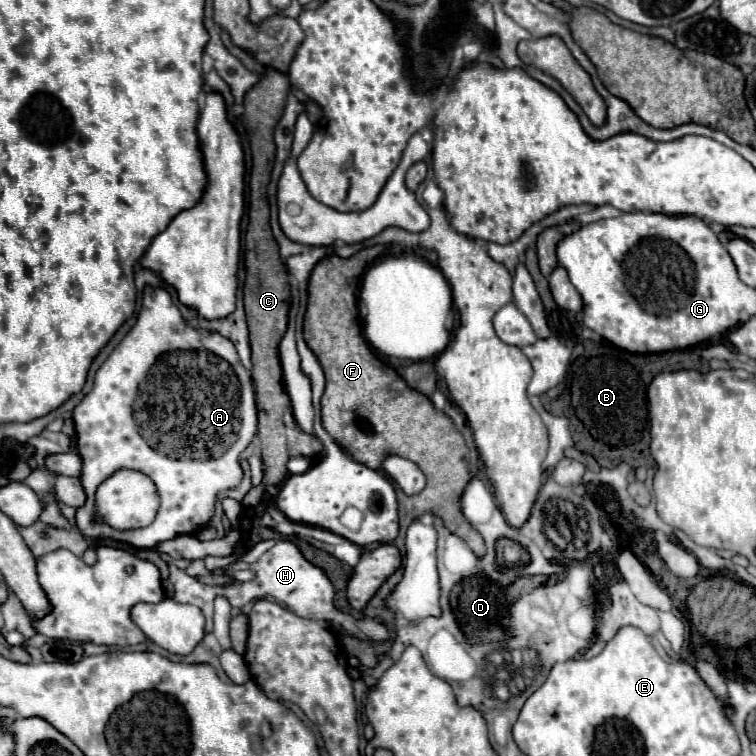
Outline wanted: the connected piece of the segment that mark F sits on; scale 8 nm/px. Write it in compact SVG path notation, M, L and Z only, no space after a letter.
M367 247L359 253L355 253L349 259L337 257L337 255L327 255L323 257L323 261L319 261L319 265L315 265L313 273L311 273L311 281L309 281L309 305L307 305L307 313L305 313L305 341L309 345L309 349L317 355L325 377L327 377L327 387L325 393L321 397L321 415L323 415L323 427L331 433L331 437L335 437L335 441L339 441L339 445L343 445L343 449L347 449L347 453L351 453L357 459L357 453L363 453L363 461L367 467L371 469L381 469L383 461L389 455L399 455L405 459L411 459L419 465L419 469L425 473L427 477L427 487L417 493L417 495L407 495L407 497L399 497L399 517L401 517L401 529L399 529L399 537L393 541L395 547L401 549L401 553L405 551L405 529L409 527L411 519L423 515L423 513L435 513L443 519L443 523L449 527L451 533L459 535L477 557L485 555L485 543L483 537L473 529L473 525L463 517L461 513L461 495L467 487L467 483L471 481L471 469L469 469L469 447L461 435L461 431L453 425L451 417L447 417L443 411L435 409L435 405L431 403L429 397L425 397L423 393L411 389L407 385L407 381L393 369L389 367L385 361L381 361L369 347L369 343L363 337L361 331L361 323L357 317L357 297L355 297L355 285L357 279L349 269L367 269L367 265L381 253L379 247Z

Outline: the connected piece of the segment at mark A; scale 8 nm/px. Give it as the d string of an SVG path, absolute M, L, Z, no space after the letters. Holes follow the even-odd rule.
M145 287L143 291L143 301L141 301L141 309L139 309L139 315L137 315L137 323L133 325L133 329L123 337L123 341L113 349L113 353L105 359L105 363L99 367L97 375L95 375L95 385L93 389L81 399L81 403L73 409L73 423L75 423L75 437L77 437L77 453L81 455L83 459L83 469L81 469L81 485L85 489L86 502L82 507L77 509L75 513L75 519L77 519L77 527L81 531L81 535L85 539L113 539L113 541L121 541L121 543L127 543L131 547L137 547L137 549L153 549L157 543L161 541L167 541L167 539L173 539L173 537L179 537L179 535L189 535L189 533L197 533L205 527L209 527L209 521L211 517L215 515L215 503L217 503L217 493L219 491L227 491L227 489L233 489L241 483L243 479L243 469L239 465L239 453L251 443L255 431L257 431L257 407L255 407L255 387L253 387L253 379L251 379L251 373L241 365L239 361L239 355L233 347L233 343L225 337L221 337L219 333L201 333L201 331L195 331L193 327L189 327L179 311L179 307L175 303L171 303L171 295L163 289L163 287ZM115 469L137 469L137 471L143 471L145 475L151 475L153 483L157 485L157 491L159 491L159 497L161 497L161 507L159 507L159 513L155 517L155 521L149 525L149 527L143 527L143 529L131 529L131 531L115 531L107 525L95 525L95 492L97 485L101 481L107 479L107 475L111 475Z

